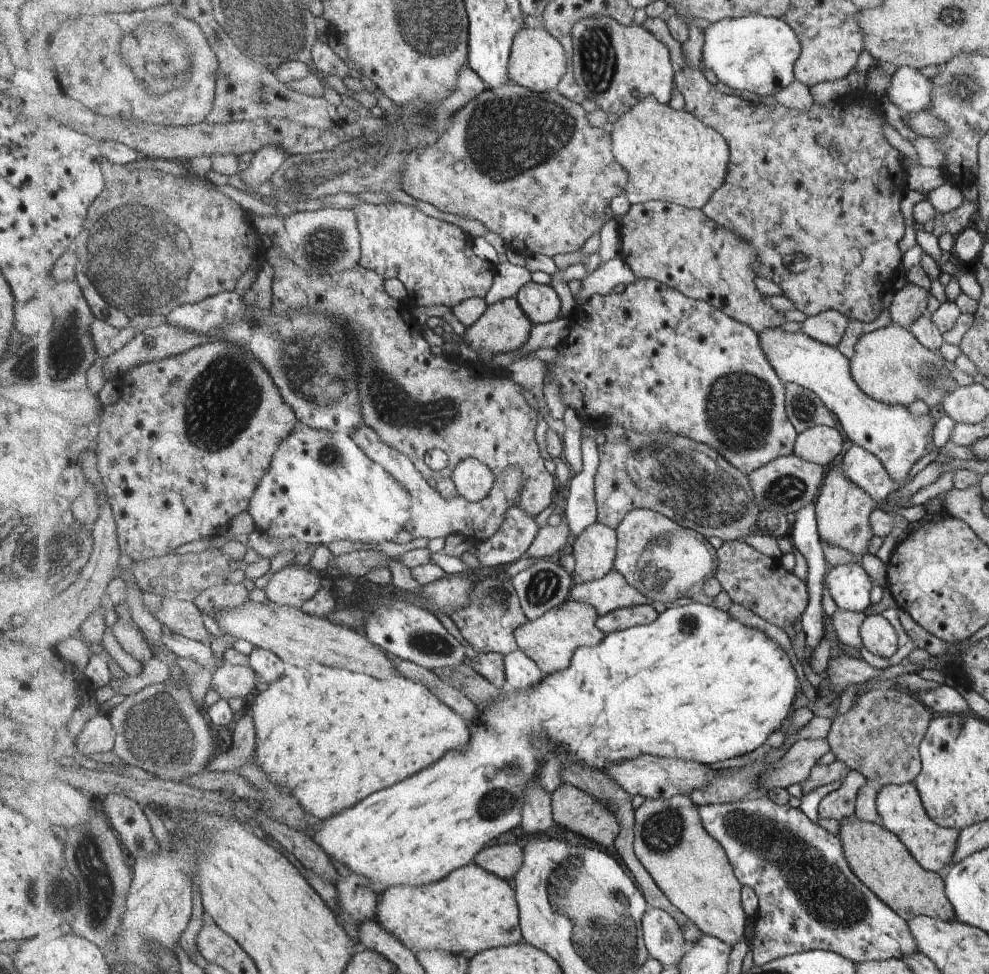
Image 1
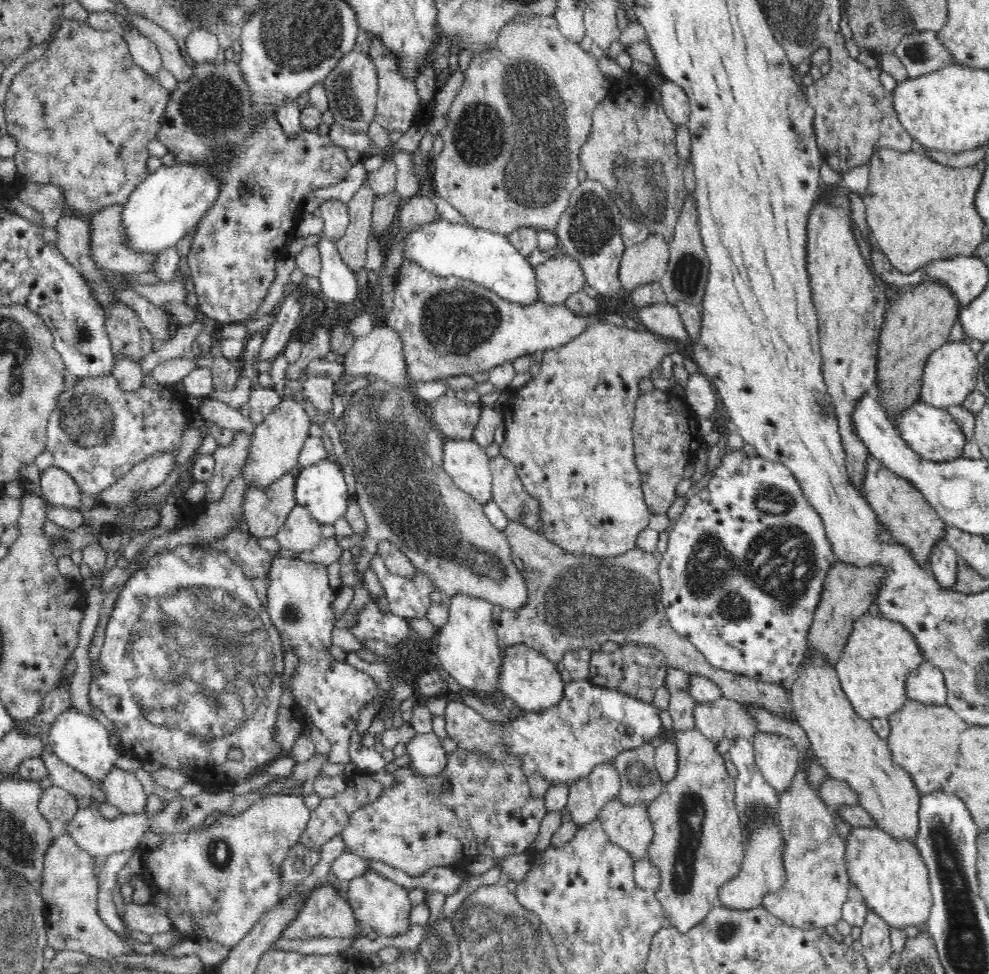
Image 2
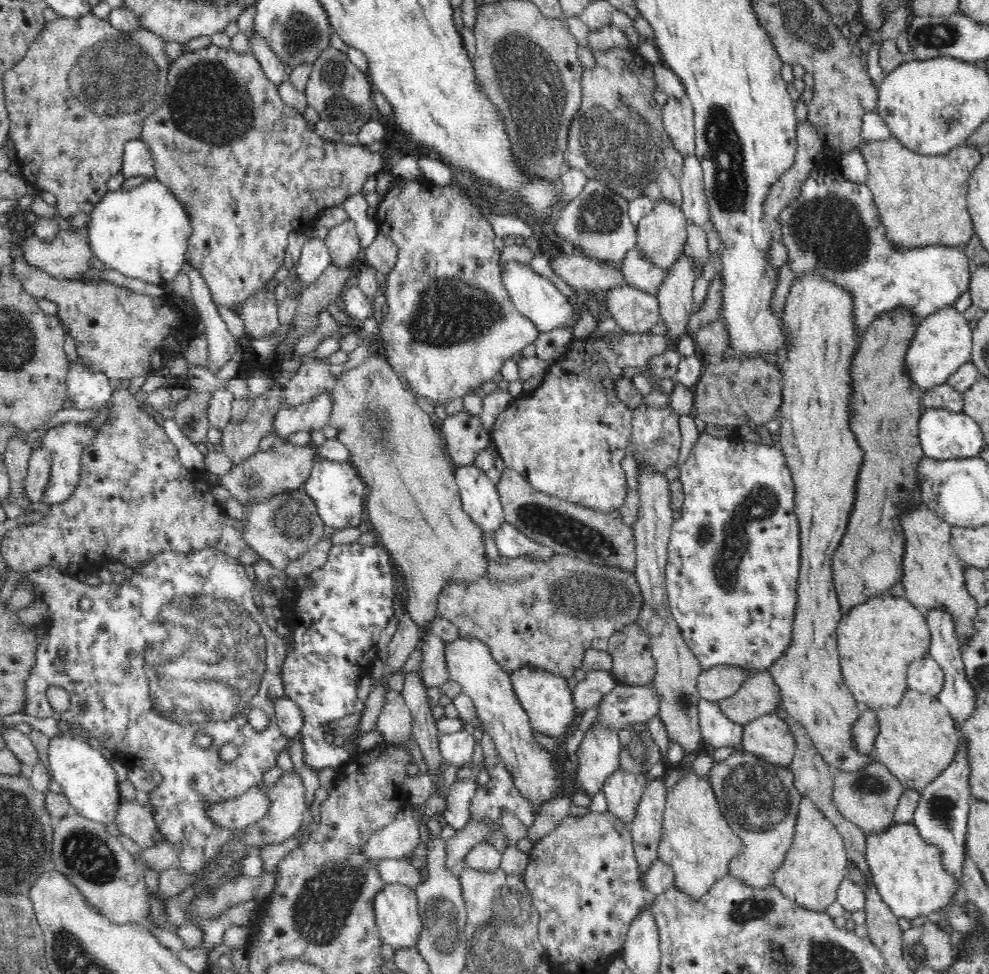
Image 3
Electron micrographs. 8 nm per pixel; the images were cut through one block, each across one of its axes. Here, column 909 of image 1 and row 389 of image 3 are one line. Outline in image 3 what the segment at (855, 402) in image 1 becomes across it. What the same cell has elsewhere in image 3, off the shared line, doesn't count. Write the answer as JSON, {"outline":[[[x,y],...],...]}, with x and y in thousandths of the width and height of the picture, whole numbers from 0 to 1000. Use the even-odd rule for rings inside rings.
{"outline":[[[393,184],[388,189],[387,195],[388,205],[381,216],[379,228],[384,237],[396,243],[402,254],[402,259],[398,273],[389,281],[388,299],[385,300],[388,306],[388,314],[386,315],[387,323],[383,333],[383,344],[393,360],[395,374],[399,376],[401,382],[407,384],[407,387],[416,394],[417,399],[427,407],[432,407],[439,416],[445,415],[450,418],[455,409],[483,403],[482,400],[486,394],[502,386],[512,370],[523,369],[532,355],[536,355],[544,349],[547,341],[538,330],[534,329],[534,325],[526,322],[517,312],[515,303],[509,296],[505,280],[507,260],[502,256],[499,249],[502,241],[498,234],[490,227],[490,213],[479,205],[474,197],[463,195],[463,193],[454,189],[441,191],[433,184],[428,184],[427,187],[399,187],[397,184]]]}

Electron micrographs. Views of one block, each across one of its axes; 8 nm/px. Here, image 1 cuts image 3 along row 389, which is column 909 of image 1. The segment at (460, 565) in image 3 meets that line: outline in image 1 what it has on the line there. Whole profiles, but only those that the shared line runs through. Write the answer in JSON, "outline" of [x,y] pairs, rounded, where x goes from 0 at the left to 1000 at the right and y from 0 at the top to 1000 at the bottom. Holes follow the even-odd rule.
{"outline":[[[902,333],[875,343],[865,355],[863,363],[858,370],[861,388],[871,401],[884,411],[915,419],[925,411],[934,412],[938,416],[939,426],[945,430],[943,457],[949,463],[953,461],[964,433],[956,425],[951,425],[950,416],[957,405],[964,402],[969,396],[968,390],[964,390],[964,382],[960,382],[959,378],[965,374],[952,371],[948,359],[935,358],[920,339]]]}

